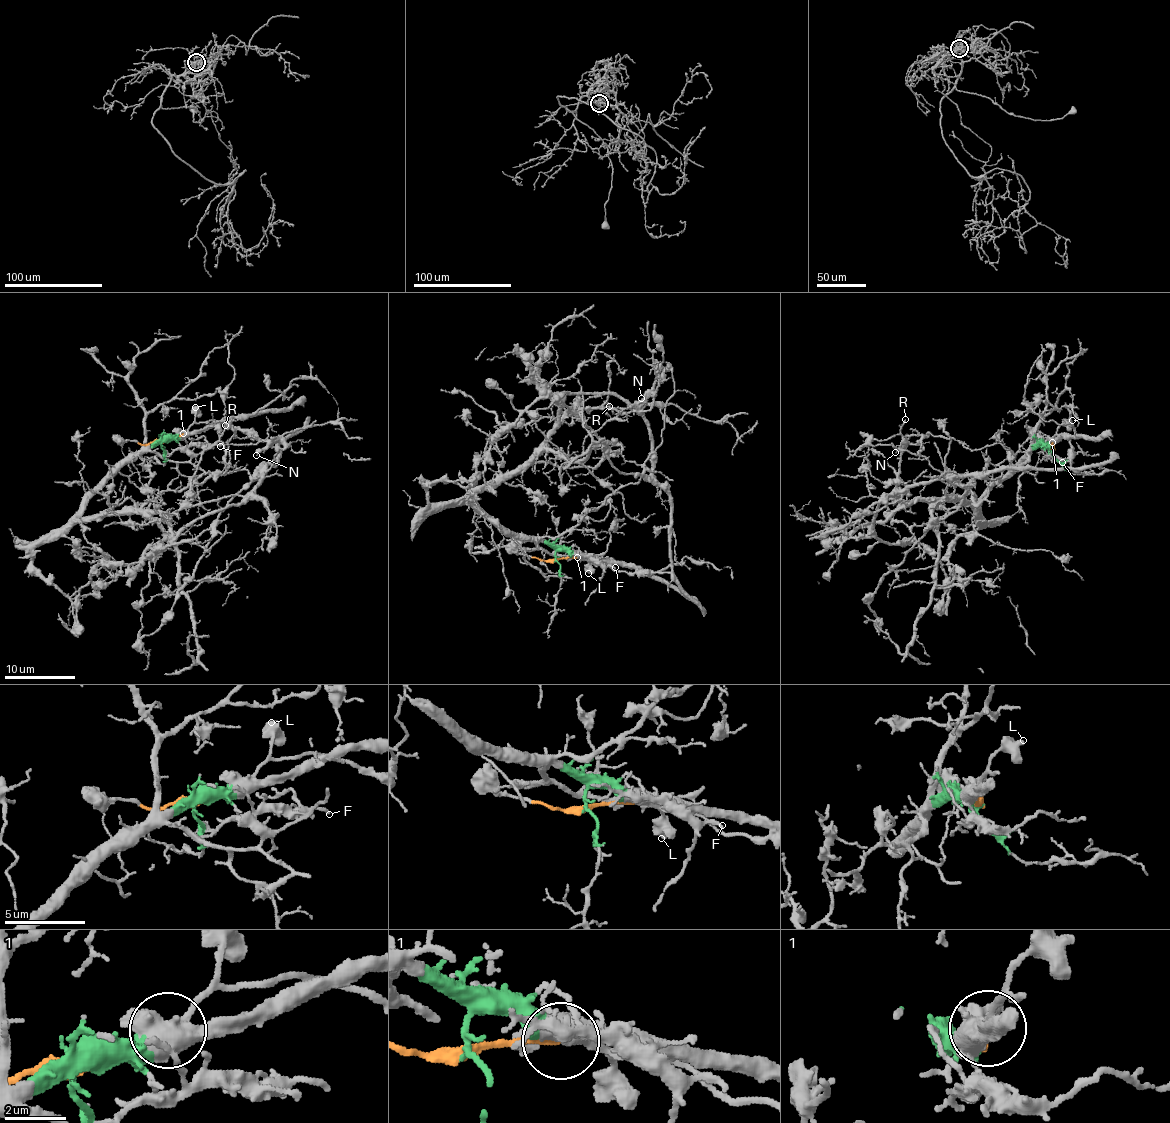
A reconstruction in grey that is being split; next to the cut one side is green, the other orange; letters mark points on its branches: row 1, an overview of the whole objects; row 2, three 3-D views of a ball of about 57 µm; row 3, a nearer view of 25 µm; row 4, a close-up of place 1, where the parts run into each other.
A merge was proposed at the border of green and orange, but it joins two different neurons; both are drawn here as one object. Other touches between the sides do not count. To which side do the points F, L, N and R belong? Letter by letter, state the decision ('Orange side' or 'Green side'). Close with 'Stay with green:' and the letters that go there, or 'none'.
F: Green side
L: Orange side
N: Green side
R: Green side
Stay with green: F, N, R

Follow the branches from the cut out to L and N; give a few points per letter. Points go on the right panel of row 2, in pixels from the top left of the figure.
L: (1051, 450), (1052, 437), (1058, 428), (1072, 420)
N: (1051, 450), (1040, 445), (1026, 452), (967, 503), (904, 502), (896, 485), (903, 437), (907, 444), (895, 453)

